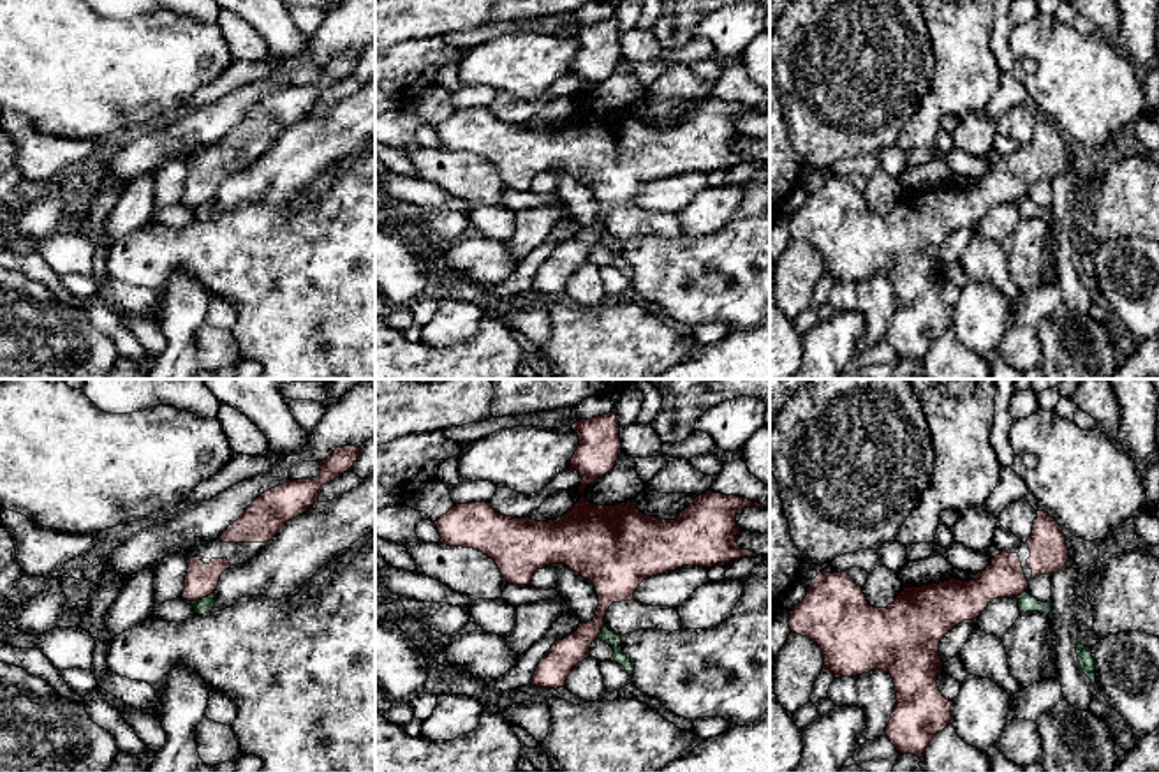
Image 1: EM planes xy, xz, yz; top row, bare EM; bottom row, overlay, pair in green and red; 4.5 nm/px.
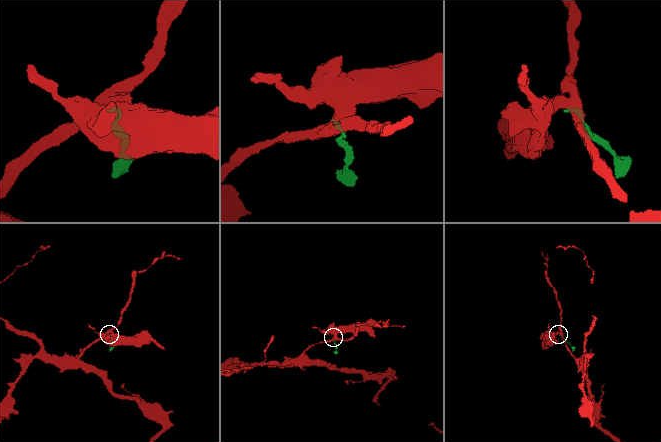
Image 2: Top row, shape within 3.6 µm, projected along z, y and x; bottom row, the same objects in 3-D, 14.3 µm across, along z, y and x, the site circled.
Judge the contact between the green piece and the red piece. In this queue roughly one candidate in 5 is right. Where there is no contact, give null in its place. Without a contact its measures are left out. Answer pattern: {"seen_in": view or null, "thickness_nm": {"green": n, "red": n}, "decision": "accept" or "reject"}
{"seen_in": "xy", "thickness_nm": {"green": 70, "red": 150}, "decision": "reject"}

